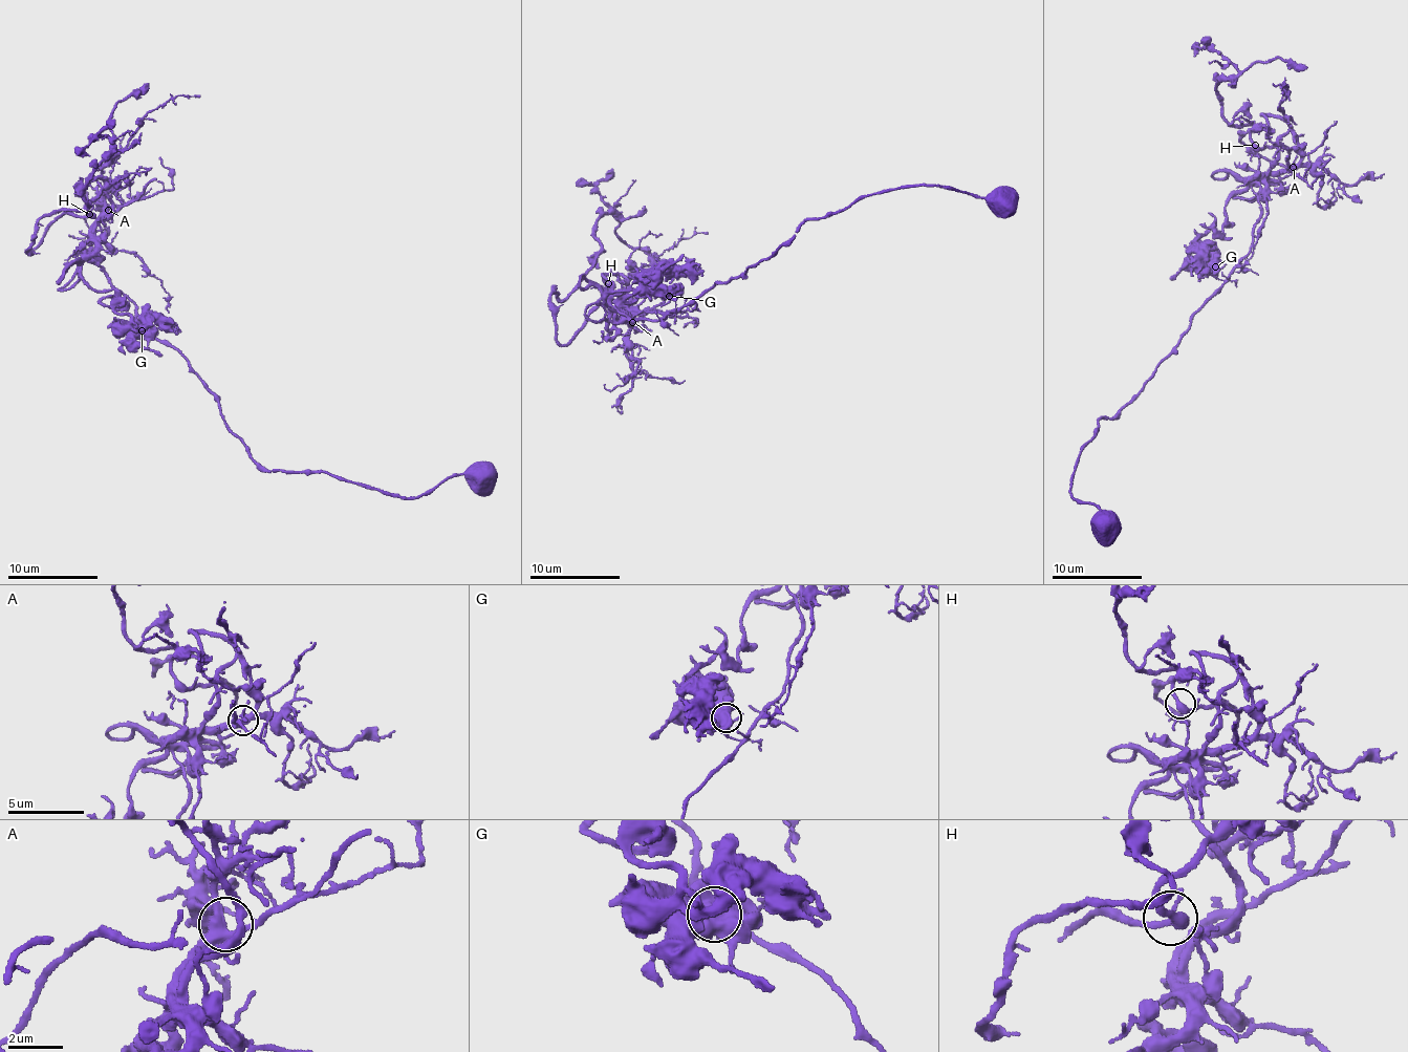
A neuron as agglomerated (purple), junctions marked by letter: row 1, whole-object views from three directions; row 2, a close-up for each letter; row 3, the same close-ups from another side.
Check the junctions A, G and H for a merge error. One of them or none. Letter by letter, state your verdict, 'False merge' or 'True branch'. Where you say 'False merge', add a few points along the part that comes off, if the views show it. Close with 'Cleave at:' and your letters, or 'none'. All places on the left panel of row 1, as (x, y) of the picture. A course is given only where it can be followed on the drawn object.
A: True branch
G: False merge. Course of the part to remove: (142, 331), (125, 329), (130, 316), (102, 300), (113, 290), (92, 291), (83, 278), (93, 255), (60, 290)
H: True branch
Cleave at: G

